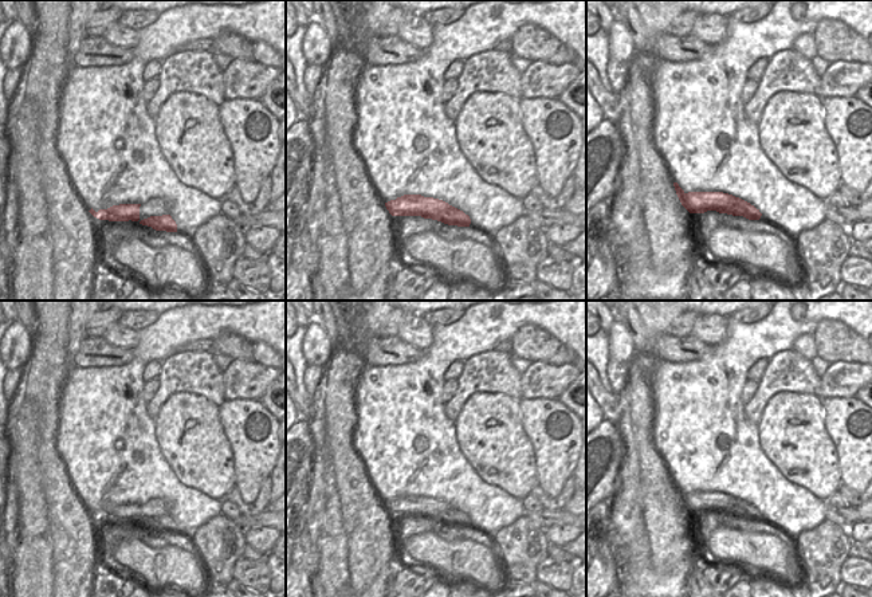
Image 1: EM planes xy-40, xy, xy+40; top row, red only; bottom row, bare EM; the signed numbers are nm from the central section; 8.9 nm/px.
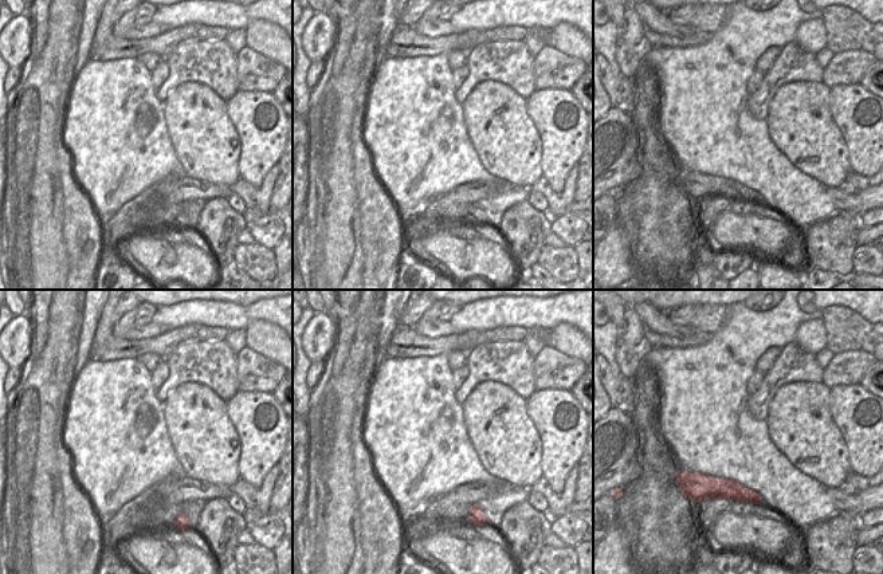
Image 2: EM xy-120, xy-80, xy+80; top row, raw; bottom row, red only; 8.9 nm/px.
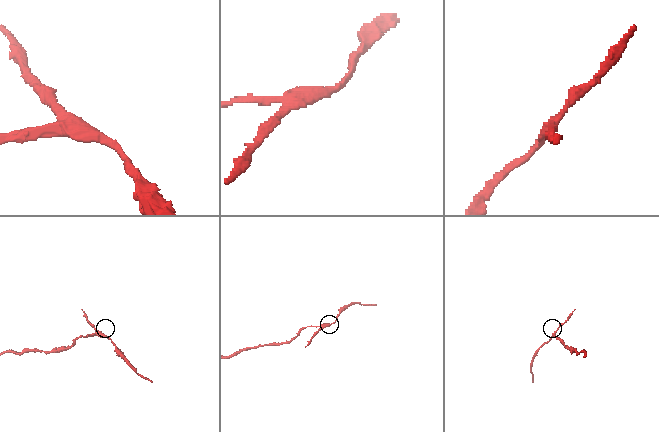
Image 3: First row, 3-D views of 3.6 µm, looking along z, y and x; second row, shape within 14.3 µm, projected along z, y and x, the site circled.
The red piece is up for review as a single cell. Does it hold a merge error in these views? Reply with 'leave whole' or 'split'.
split

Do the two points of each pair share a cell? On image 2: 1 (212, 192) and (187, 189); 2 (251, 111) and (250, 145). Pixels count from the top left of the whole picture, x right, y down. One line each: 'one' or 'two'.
1: one
2: one

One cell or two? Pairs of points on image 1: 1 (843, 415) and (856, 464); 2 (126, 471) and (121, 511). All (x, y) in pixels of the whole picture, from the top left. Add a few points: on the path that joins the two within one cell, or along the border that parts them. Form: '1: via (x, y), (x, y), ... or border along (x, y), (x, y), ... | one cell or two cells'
1: via (844, 427), (856, 443), (856, 452) | one cell
2: border along (134, 503), (113, 505), (97, 511), (91, 509) | two cells

